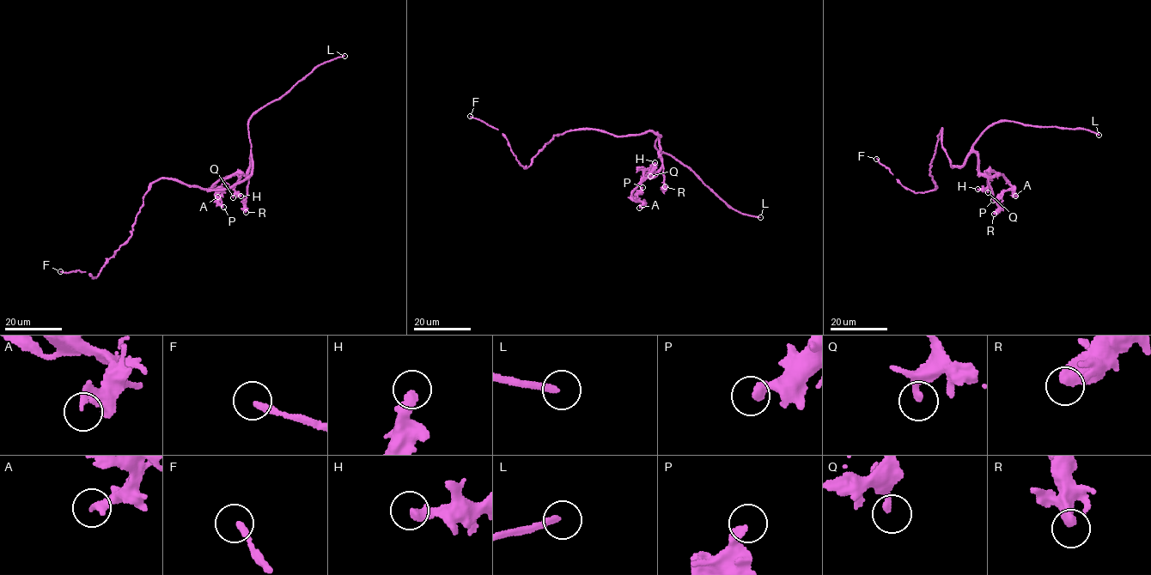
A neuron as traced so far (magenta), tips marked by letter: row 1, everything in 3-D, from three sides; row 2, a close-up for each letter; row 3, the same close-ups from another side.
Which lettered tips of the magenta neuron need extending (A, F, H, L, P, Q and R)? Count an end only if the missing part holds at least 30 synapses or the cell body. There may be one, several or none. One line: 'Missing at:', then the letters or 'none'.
Missing at: L

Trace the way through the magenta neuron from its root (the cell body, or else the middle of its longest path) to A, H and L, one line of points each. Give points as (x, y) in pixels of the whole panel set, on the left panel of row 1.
A: (208, 190), (226, 189), (248, 178), (251, 155), (247, 175), (233, 174), (214, 184), (221, 193), (217, 196)
H: (208, 190), (226, 189), (248, 178), (251, 155), (248, 175), (229, 177), (238, 176), (234, 190), (240, 196)
L: (208, 190), (231, 187), (246, 179), (252, 172), (247, 124), (253, 114), (279, 99), (319, 65), (344, 56)

